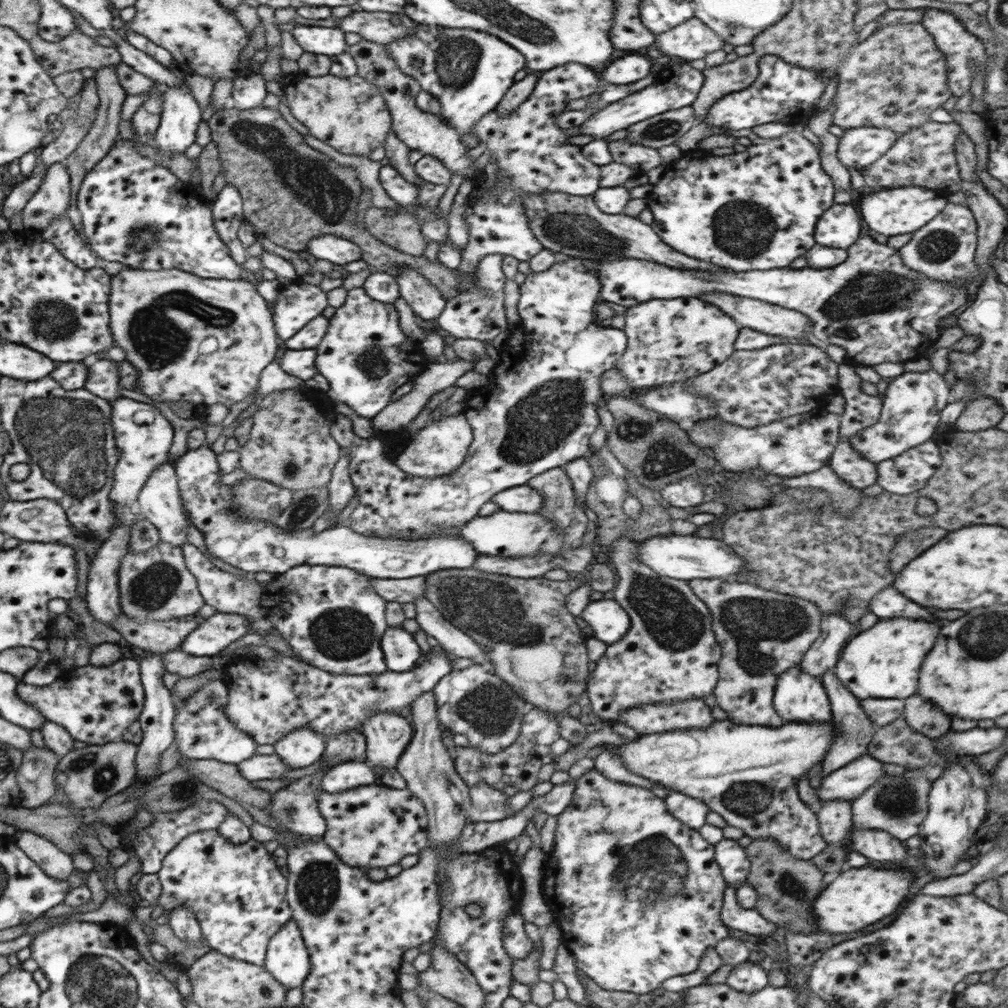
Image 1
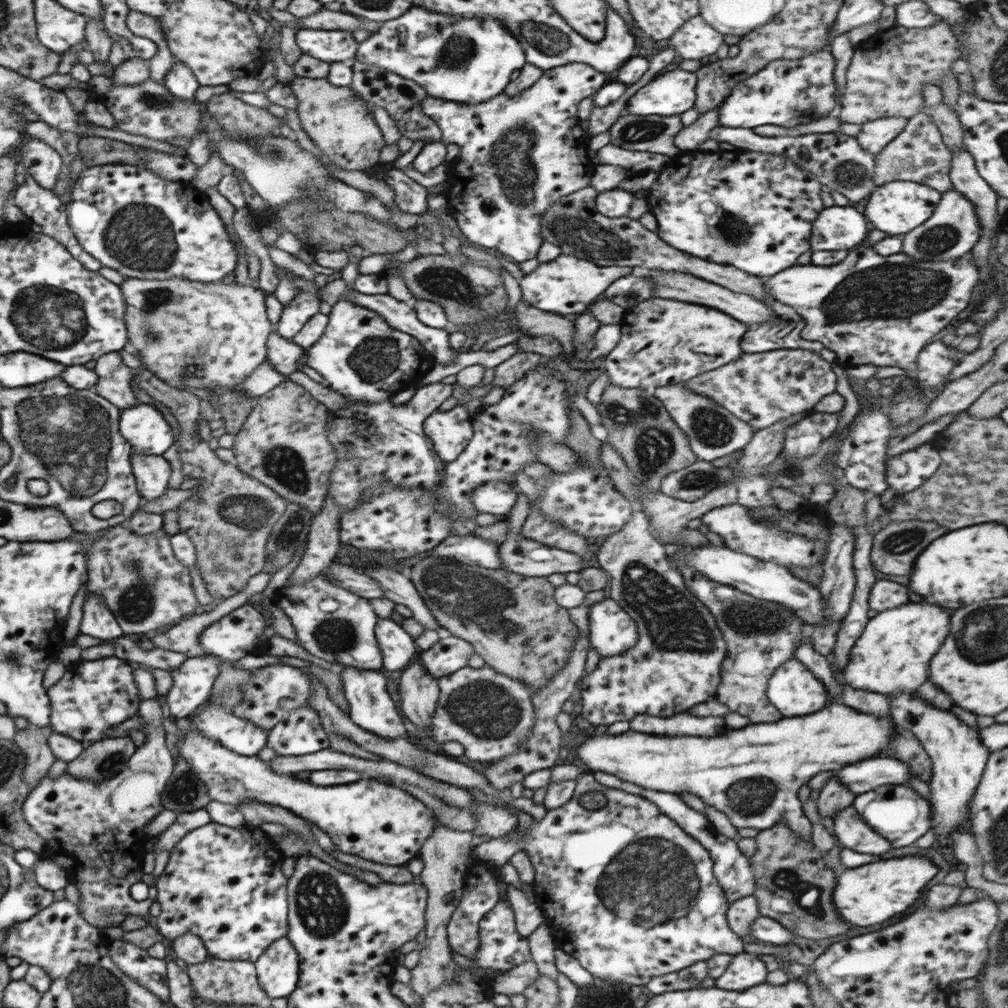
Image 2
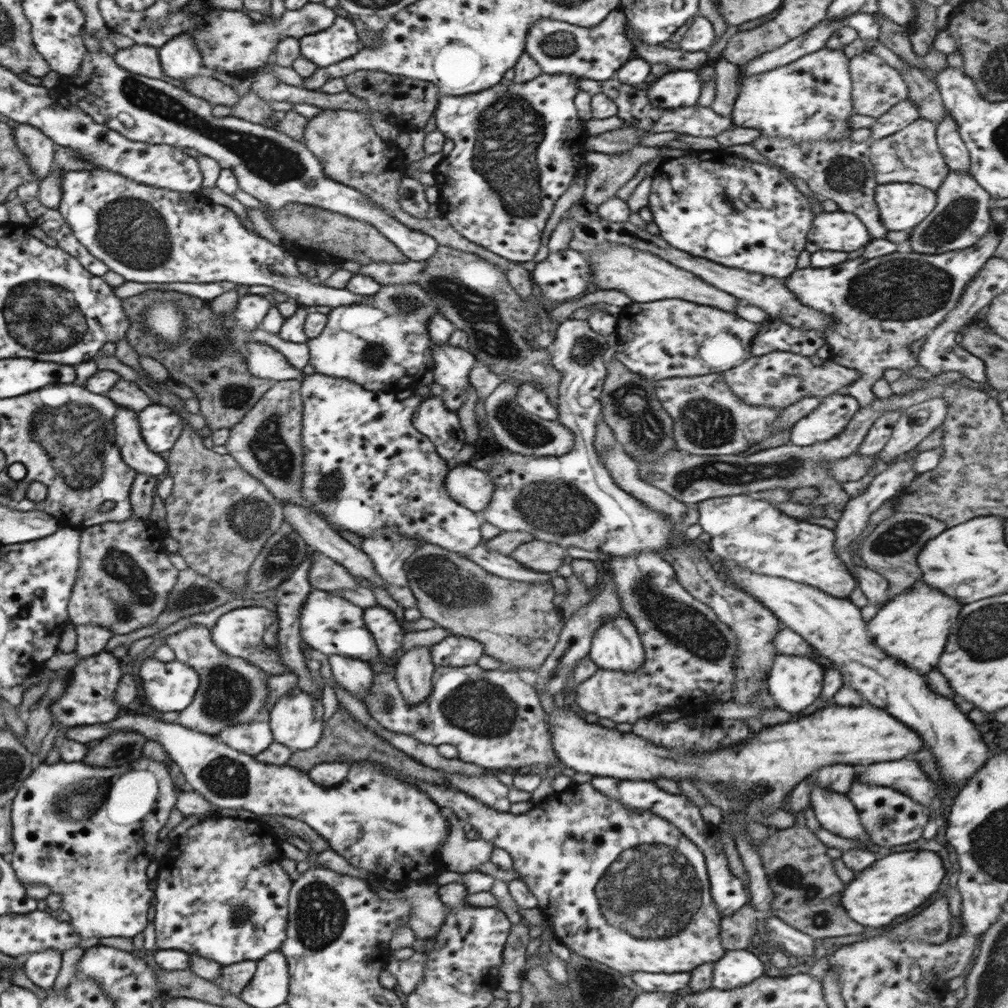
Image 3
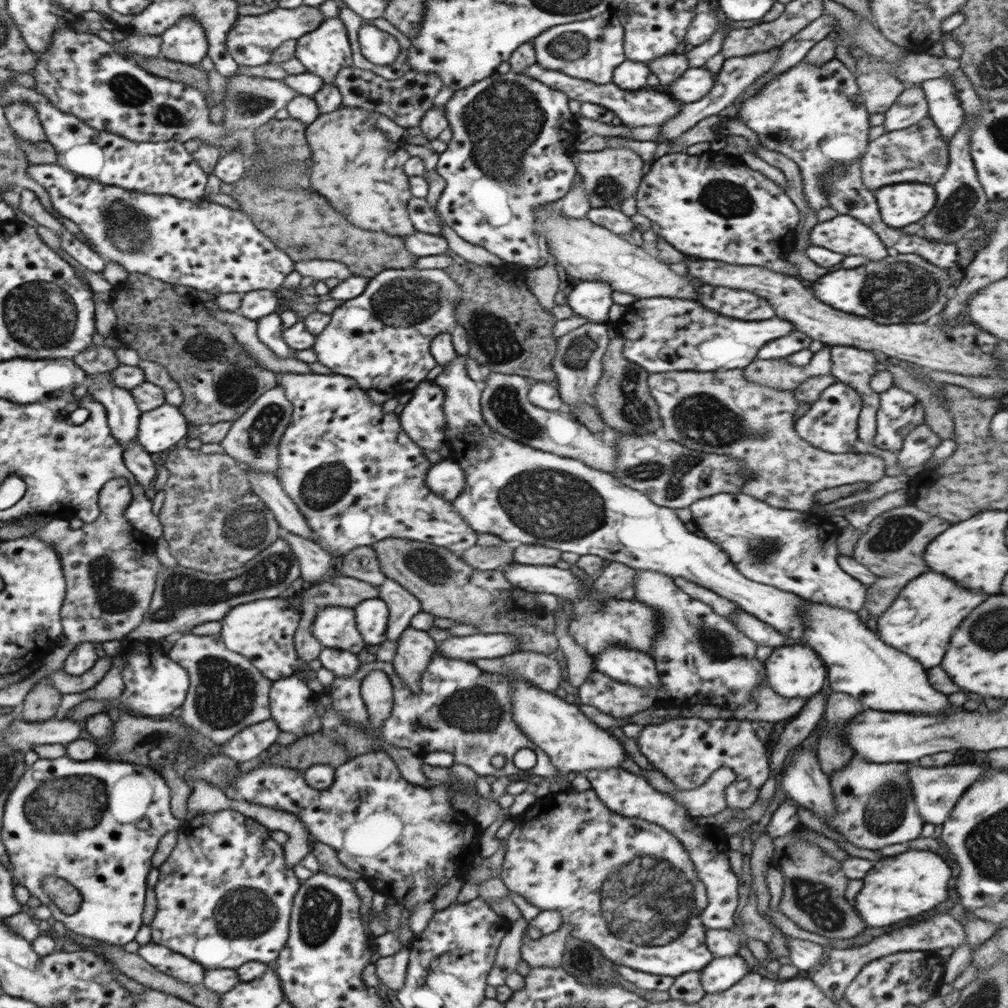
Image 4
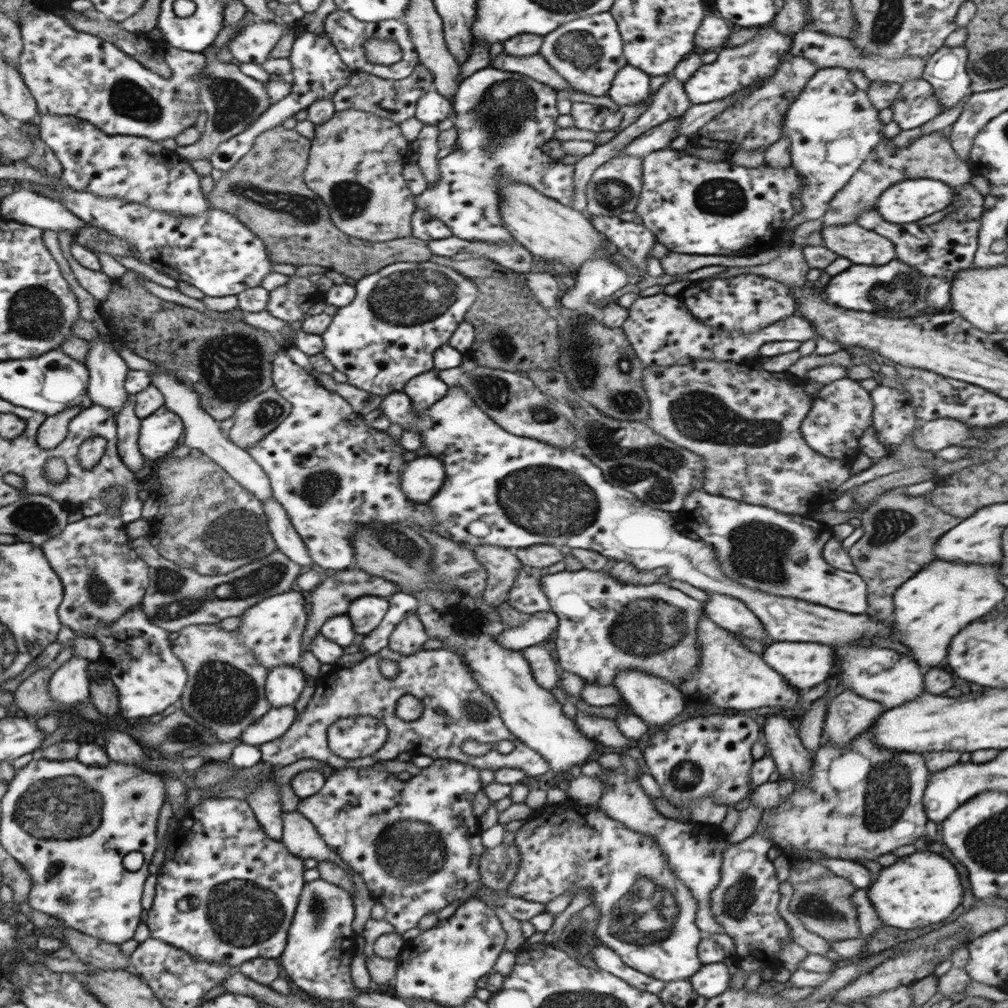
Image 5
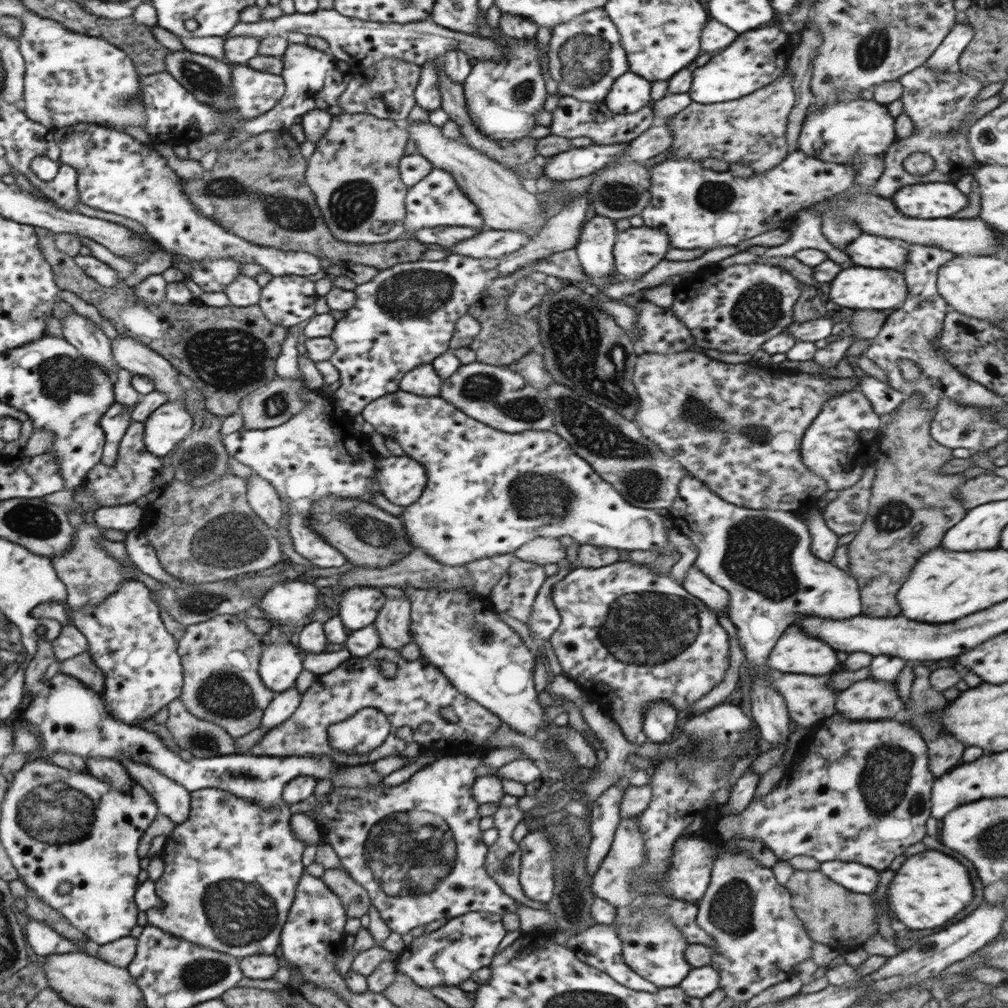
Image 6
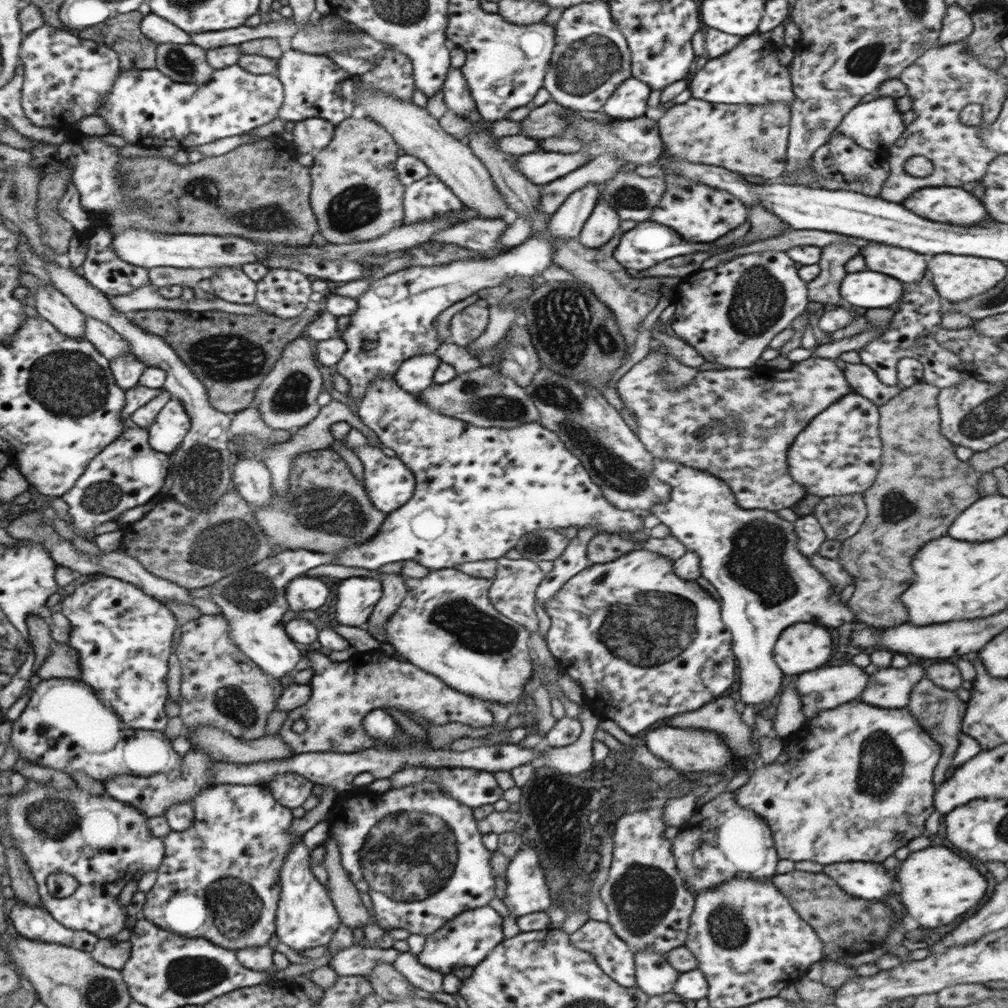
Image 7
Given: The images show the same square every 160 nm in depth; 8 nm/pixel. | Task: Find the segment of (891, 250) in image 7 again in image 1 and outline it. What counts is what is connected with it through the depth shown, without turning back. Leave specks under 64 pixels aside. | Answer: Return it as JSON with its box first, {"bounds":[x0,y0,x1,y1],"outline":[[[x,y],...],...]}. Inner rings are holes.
{"bounds":[814,203,862,248],"outline":[[[834,203],[822,213],[814,231],[815,241],[830,248],[850,248],[862,234],[862,220],[850,203]]]}

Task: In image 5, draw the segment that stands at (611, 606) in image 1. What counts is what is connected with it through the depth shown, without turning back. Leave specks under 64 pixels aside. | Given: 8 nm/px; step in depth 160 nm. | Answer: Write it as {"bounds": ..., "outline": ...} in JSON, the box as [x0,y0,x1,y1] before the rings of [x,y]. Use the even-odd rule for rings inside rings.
{"bounds":[613,670,686,732],"outline":[[[642,670],[619,672],[613,685],[619,690],[624,702],[629,705],[633,713],[647,724],[650,732],[670,724],[686,707],[686,700],[680,689]]]}

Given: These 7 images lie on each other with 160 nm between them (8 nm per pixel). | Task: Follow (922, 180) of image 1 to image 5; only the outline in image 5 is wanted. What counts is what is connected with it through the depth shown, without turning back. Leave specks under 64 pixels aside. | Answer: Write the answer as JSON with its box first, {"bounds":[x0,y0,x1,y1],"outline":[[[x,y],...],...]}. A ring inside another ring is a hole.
{"bounds":[823,130,973,226],"outline":[[[947,130],[932,132],[912,142],[908,147],[895,149],[892,139],[884,138],[882,144],[878,145],[871,155],[861,164],[861,167],[850,177],[850,180],[834,193],[829,204],[829,209],[823,216],[823,226],[834,226],[836,224],[850,224],[857,222],[857,217],[867,208],[877,206],[880,195],[893,184],[912,178],[931,178],[941,180],[950,186],[956,187],[967,183],[973,176],[971,168],[952,148]]]}

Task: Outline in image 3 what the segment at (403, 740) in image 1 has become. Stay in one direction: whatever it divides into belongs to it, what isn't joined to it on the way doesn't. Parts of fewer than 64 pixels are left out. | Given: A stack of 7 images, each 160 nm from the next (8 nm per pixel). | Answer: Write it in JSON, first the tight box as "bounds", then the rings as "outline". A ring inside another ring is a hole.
{"bounds":[327,655,374,700],"outline":[[[327,655],[335,681],[363,700],[369,695],[374,673],[371,663],[352,657]]]}

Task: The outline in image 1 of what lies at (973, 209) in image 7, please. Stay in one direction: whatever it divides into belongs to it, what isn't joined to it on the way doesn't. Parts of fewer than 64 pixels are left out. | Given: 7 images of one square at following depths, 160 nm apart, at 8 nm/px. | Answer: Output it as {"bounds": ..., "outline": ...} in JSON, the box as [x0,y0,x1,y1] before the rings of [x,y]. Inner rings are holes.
{"bounds":[860,186,947,236],"outline":[[[903,186],[891,189],[868,190],[860,204],[860,214],[866,226],[882,236],[910,234],[928,224],[947,203],[946,196],[921,186]]]}

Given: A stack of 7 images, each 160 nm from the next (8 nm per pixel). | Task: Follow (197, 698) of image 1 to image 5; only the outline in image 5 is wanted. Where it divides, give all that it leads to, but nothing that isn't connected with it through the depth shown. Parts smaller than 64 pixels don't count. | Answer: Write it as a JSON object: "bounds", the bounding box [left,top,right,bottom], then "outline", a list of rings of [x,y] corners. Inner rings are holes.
{"bounds":[240,706,297,746],"outline":[[[295,706],[270,707],[264,716],[253,722],[240,736],[240,742],[252,746],[280,738],[294,722],[297,712]]]}

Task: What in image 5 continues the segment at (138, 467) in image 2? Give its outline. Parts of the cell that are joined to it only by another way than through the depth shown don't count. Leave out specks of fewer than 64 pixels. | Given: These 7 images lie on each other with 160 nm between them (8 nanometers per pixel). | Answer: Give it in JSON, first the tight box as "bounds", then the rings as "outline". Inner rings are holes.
{"bounds":[85,340,130,420],"outline":[[[88,340],[90,350],[86,354],[85,366],[89,371],[87,397],[89,403],[102,406],[112,412],[116,420],[130,394],[125,389],[126,374],[129,368],[119,354],[114,351],[112,342]]]}

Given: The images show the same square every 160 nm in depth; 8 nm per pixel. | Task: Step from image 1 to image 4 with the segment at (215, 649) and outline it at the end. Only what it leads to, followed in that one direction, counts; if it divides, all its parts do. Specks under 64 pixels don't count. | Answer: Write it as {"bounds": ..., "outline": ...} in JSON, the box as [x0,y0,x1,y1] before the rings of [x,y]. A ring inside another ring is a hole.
{"bounds":[219,597,324,695],"outline":[[[288,597],[260,599],[232,607],[222,620],[219,634],[231,651],[245,656],[266,678],[275,681],[303,672],[309,676],[305,678],[305,683],[310,690],[320,695],[324,686],[317,679],[317,672],[310,669],[295,649],[295,632],[300,620],[301,612],[292,606]]]}

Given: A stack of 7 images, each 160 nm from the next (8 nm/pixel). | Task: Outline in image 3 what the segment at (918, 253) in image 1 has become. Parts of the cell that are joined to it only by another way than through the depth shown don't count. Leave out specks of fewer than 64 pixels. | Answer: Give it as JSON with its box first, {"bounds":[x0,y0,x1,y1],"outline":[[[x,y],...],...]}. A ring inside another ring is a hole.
{"bounds":[909,171,992,254],"outline":[[[949,171],[947,177],[935,191],[937,203],[934,210],[917,224],[918,228],[910,230],[909,242],[917,253],[938,254],[957,251],[972,246],[986,234],[989,229],[989,208],[992,198],[970,173]]]}

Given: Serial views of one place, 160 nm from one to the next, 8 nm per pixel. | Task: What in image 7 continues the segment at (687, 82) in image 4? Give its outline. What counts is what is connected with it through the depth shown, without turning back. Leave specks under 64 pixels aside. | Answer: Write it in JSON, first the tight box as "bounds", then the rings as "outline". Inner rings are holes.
{"bounds":[689,33,795,106],"outline":[[[754,33],[743,37],[736,48],[718,58],[705,62],[692,76],[689,89],[692,98],[712,102],[712,104],[755,104],[766,106],[771,102],[783,102],[790,105],[795,99],[791,85],[791,73],[788,66],[778,63],[776,53],[782,46],[776,46],[763,33]]]}

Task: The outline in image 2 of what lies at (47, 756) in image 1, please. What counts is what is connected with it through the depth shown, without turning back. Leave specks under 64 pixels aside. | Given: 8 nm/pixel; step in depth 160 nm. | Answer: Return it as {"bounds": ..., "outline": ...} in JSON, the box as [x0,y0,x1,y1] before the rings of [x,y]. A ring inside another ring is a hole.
{"bounds":[14,723,57,790],"outline":[[[30,723],[25,729],[14,734],[14,742],[27,756],[24,778],[31,790],[45,777],[52,763],[57,759],[48,744],[48,737],[53,733],[51,725],[38,727]]]}

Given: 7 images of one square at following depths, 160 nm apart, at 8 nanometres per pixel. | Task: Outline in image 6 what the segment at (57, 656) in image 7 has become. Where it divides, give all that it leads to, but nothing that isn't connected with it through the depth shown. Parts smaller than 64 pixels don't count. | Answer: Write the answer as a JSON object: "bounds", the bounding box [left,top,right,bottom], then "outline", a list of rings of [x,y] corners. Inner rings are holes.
{"bounds":[59,651,105,696],"outline":[[[88,651],[60,661],[59,672],[81,680],[88,688],[103,696],[105,691],[105,676],[101,668],[94,664]]]}

